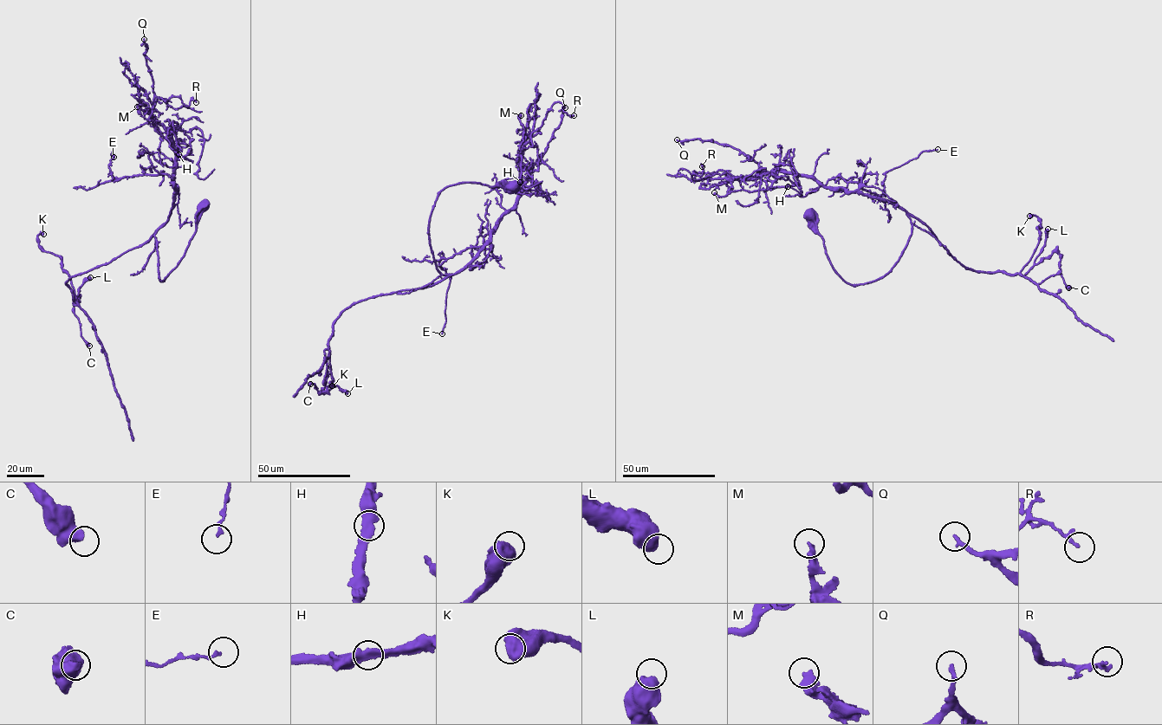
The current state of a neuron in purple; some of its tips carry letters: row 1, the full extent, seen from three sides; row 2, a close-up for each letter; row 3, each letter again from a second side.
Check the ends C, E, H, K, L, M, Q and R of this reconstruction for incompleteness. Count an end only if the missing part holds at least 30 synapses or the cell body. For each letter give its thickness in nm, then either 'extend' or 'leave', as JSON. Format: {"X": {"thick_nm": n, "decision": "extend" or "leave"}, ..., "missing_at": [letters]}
{"C": {"thick_nm": 600, "decision": "leave"}, "E": {"thick_nm": 160, "decision": "leave"}, "H": {"thick_nm": 400, "decision": "leave"}, "K": {"thick_nm": 800, "decision": "leave"}, "L": {"thick_nm": 750, "decision": "leave"}, "M": {"thick_nm": 320, "decision": "leave"}, "Q": {"thick_nm": 190, "decision": "leave"}, "R": {"thick_nm": 170, "decision": "leave"}, "missing_at": []}

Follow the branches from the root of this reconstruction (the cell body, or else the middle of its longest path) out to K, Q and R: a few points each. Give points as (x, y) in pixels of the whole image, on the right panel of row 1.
K: (810, 216), (833, 268), (855, 285), (896, 262), (909, 215), (966, 268), (1019, 273), (1040, 237), (1029, 216)
Q: (810, 216), (854, 285), (888, 272), (912, 234), (886, 201), (677, 139)
R: (810, 216), (854, 285), (888, 272), (912, 234), (886, 201), (782, 171), (693, 178), (702, 166)

